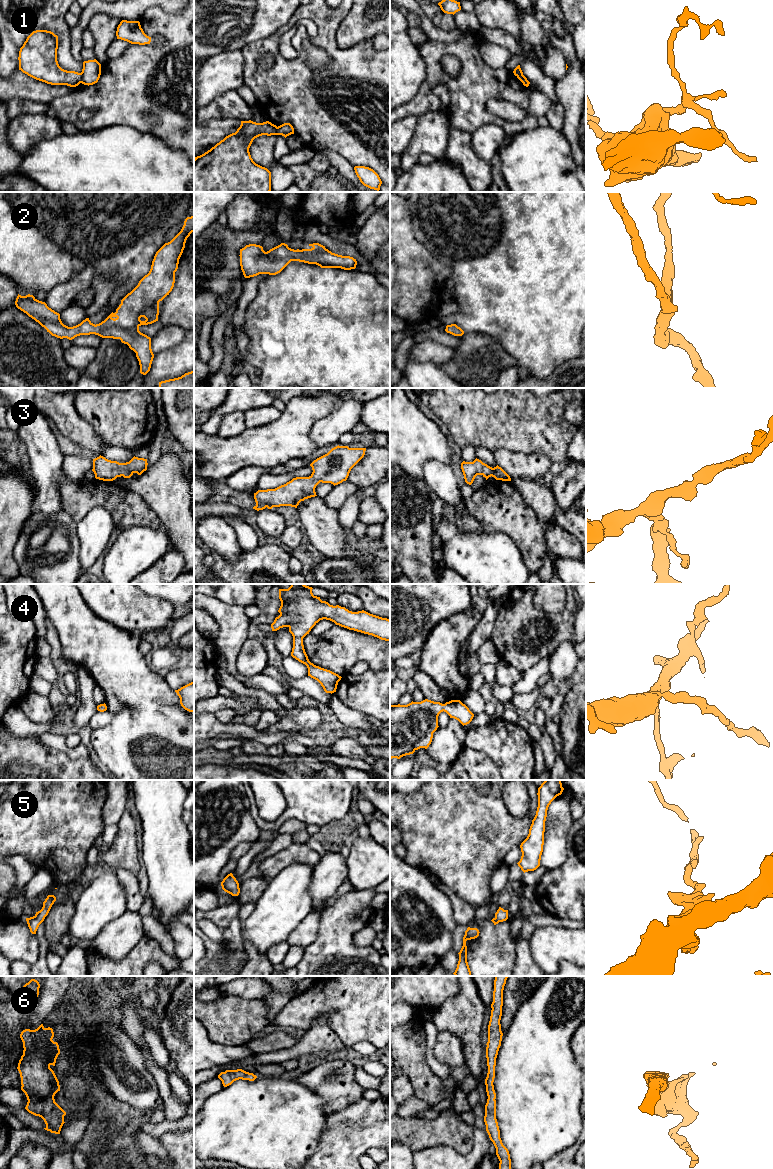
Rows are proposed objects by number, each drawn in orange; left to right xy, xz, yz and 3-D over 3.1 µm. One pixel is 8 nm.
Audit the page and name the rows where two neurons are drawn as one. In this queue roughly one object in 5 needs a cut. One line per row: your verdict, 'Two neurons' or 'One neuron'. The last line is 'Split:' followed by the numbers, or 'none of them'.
1: Two neurons
2: One neuron
3: One neuron
4: One neuron
5: One neuron
6: One neuron
Split: 1

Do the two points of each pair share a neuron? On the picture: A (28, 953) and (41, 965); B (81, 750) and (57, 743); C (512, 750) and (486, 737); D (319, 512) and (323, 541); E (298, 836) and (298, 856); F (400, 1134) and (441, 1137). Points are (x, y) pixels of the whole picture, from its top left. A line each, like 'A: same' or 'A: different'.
A: different
B: same
C: same
D: same
E: different
F: same

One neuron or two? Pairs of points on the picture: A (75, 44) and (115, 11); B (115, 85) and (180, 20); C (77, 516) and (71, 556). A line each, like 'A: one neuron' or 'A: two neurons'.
A: one neuron
B: one neuron
C: two neurons

